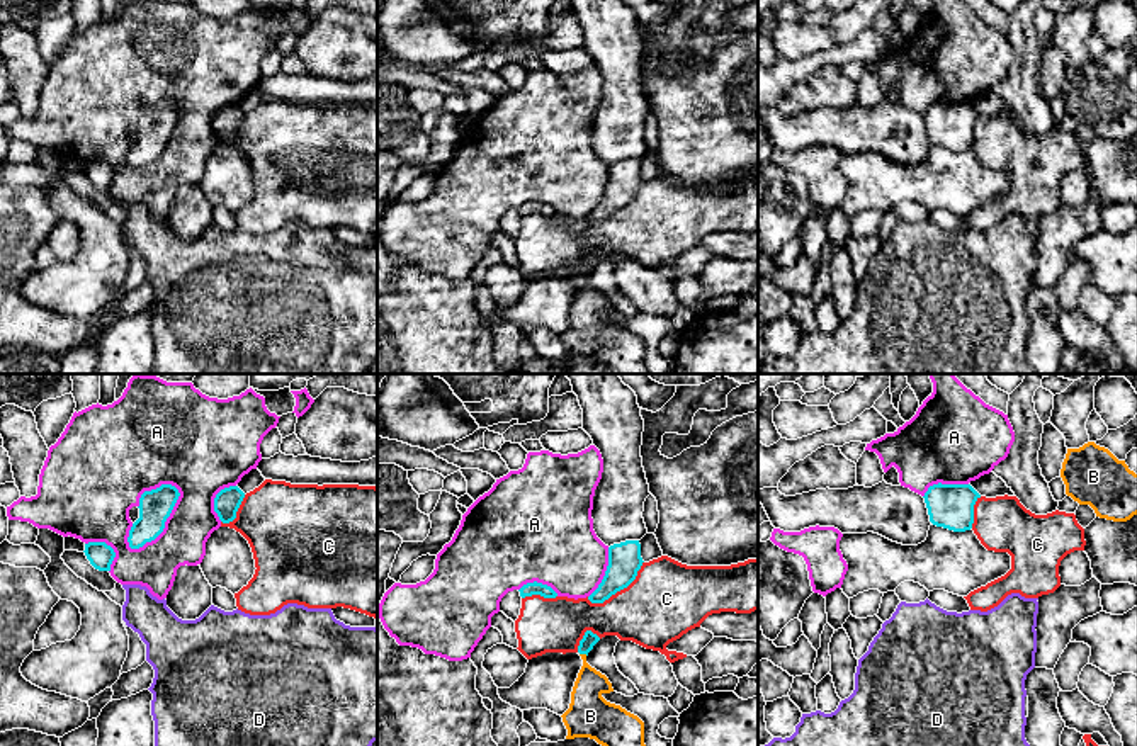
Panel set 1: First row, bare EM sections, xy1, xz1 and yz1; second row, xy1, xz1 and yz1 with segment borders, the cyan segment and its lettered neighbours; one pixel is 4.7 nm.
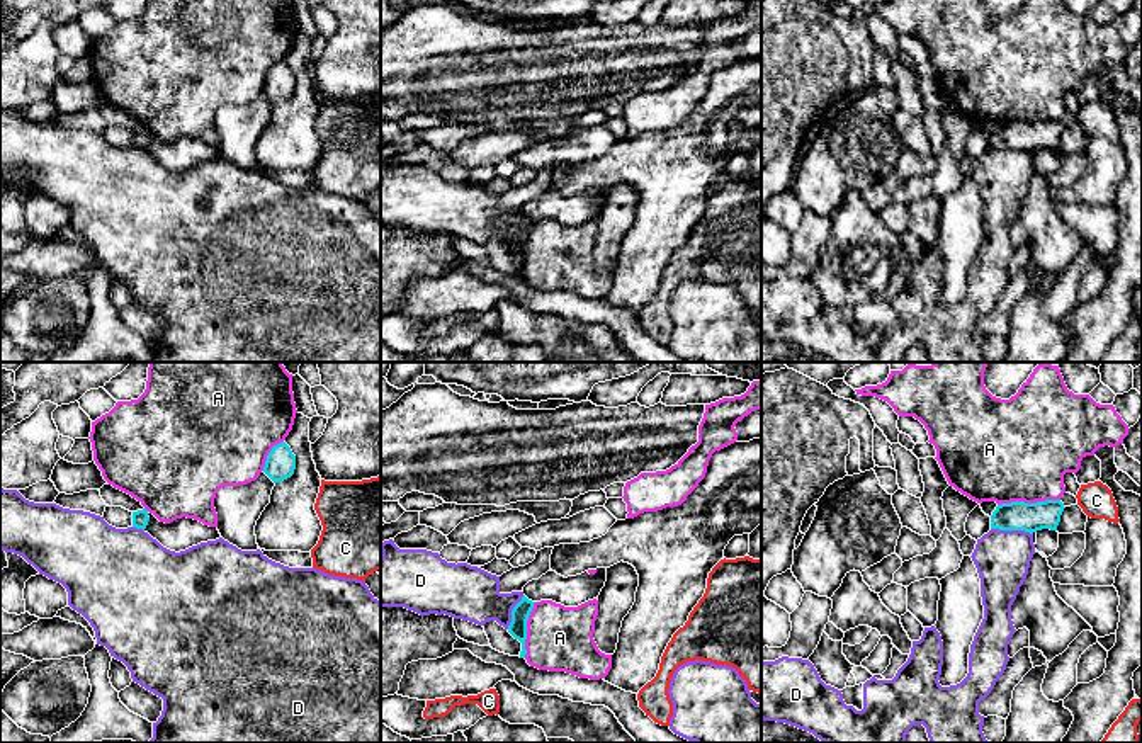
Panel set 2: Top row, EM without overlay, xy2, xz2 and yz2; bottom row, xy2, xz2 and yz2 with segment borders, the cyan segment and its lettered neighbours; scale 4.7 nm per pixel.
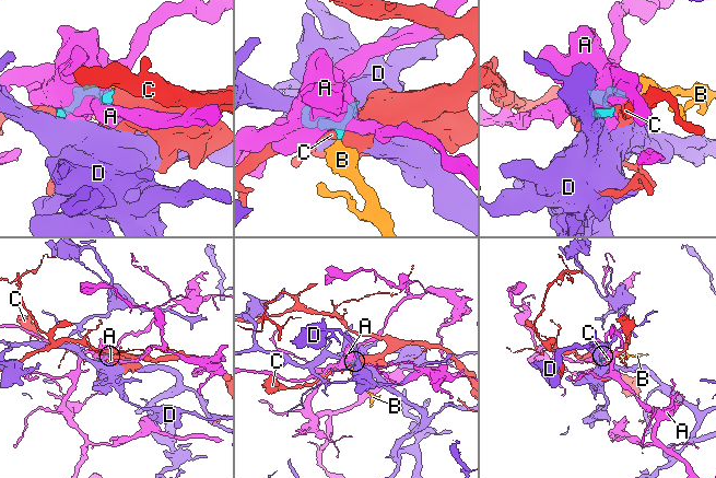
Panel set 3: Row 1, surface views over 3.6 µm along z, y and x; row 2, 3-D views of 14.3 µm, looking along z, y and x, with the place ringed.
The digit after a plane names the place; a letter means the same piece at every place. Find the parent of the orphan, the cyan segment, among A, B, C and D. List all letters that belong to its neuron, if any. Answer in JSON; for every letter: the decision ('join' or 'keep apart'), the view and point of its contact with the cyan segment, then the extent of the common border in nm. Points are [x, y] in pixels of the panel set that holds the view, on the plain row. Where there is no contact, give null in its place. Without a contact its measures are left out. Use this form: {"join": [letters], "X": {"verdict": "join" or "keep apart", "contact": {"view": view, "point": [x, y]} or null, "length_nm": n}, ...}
{"join": ["B"], "A": {"verdict": "keep apart", "contact": {"view": "xy1", "point": [164, 143]}, "length_nm": 380}, "B": {"verdict": "join", "contact": {"view": "xz1", "point": [583, 272]}, "length_nm": 40}, "C": {"verdict": "keep apart", "contact": {"view": "xz1", "point": [619, 209]}, "length_nm": 320}, "D": {"verdict": "keep apart", "contact": {"view": "yz2", "point": [1011, 148]}, "length_nm": 200}}

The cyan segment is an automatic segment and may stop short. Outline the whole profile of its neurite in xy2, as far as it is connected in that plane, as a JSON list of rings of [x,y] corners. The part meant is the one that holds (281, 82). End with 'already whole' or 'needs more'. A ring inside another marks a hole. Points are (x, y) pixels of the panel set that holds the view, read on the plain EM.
[[[280,61],[272,66],[267,75],[263,92],[274,100],[279,102],[294,94],[296,88],[296,75],[286,61]]] | already whole

